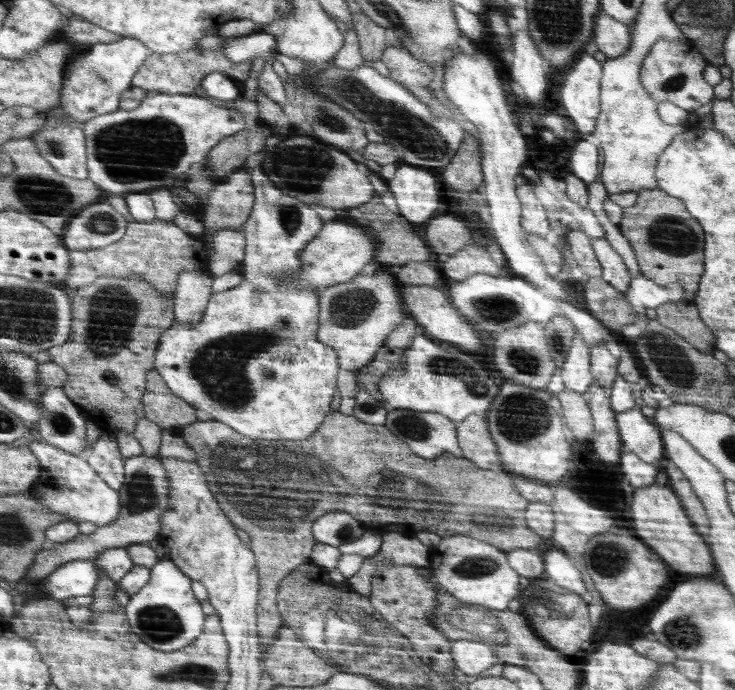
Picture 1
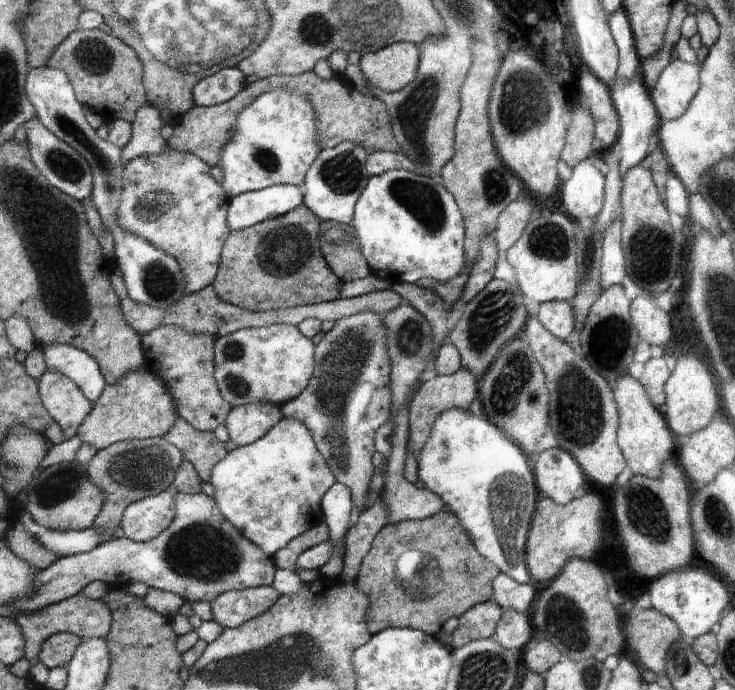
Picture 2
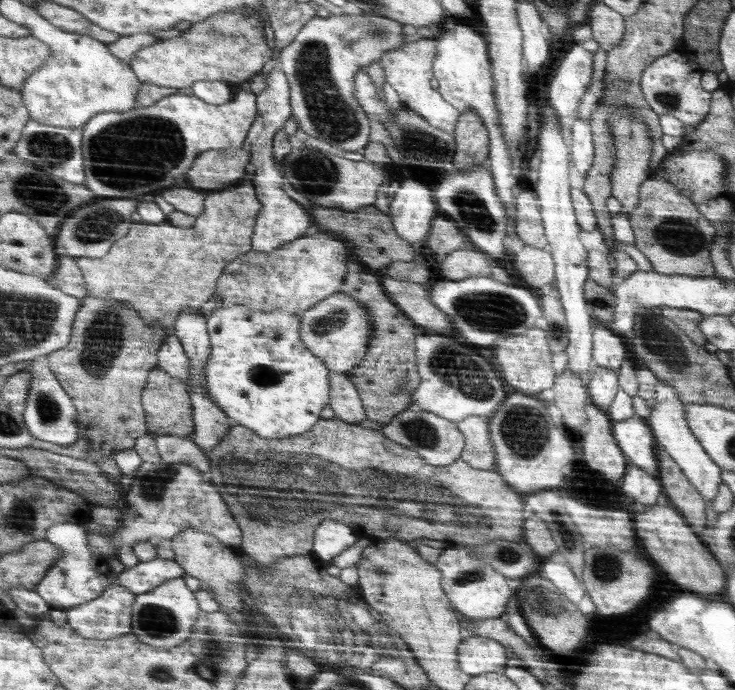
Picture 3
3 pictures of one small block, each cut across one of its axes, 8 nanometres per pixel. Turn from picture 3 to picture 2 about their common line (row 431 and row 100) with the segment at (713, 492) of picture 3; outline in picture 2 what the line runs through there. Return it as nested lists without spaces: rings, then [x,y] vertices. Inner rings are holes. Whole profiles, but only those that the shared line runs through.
[[[678,58],[668,63],[650,90],[652,102],[662,121],[676,120],[688,110],[700,88],[699,64]]]

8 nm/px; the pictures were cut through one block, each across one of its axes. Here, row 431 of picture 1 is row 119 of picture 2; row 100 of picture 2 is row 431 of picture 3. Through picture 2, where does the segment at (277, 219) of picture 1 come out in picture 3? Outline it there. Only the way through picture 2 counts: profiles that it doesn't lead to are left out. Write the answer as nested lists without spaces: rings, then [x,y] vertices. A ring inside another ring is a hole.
[[[233,304],[227,307],[218,307],[207,316],[207,331],[211,345],[211,353],[203,368],[205,374],[205,383],[209,397],[227,414],[230,422],[245,426],[258,436],[264,438],[284,438],[286,436],[304,434],[311,430],[312,427],[321,419],[320,412],[329,404],[330,379],[329,371],[325,362],[310,352],[300,340],[301,320],[299,313],[286,311],[263,311],[262,309],[252,309],[246,305]]]

